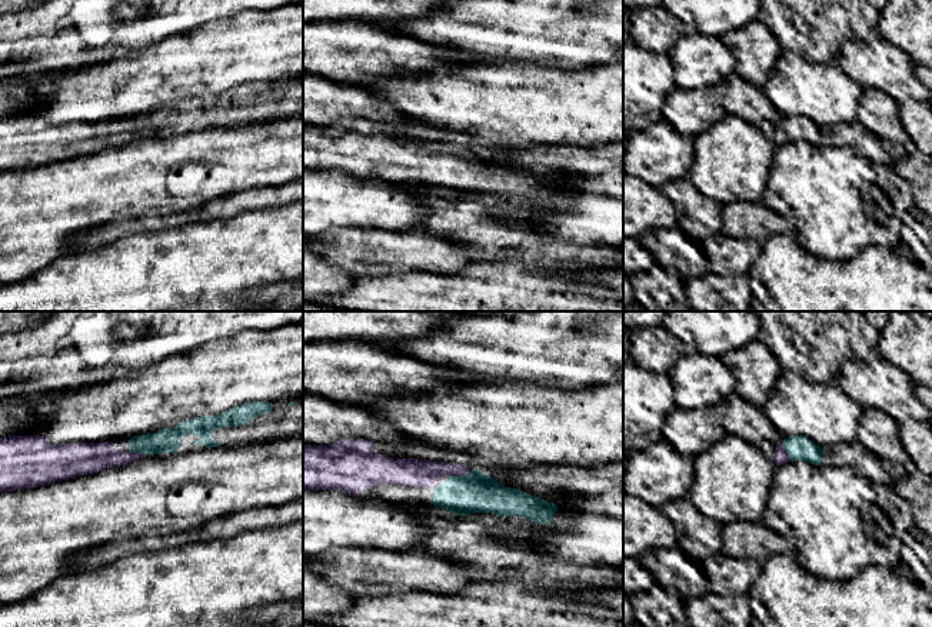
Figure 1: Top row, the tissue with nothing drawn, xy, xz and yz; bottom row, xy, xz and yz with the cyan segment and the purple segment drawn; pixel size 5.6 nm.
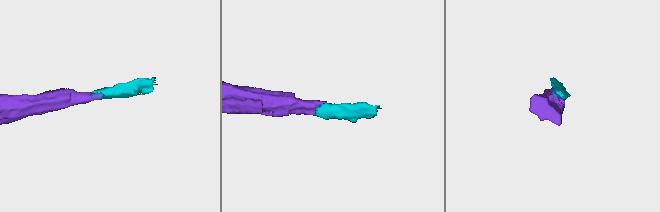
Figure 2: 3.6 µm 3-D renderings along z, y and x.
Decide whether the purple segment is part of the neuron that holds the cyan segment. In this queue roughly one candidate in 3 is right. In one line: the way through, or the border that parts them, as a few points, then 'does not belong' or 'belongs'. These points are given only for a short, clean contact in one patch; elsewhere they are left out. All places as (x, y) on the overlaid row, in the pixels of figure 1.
across xz (471, 493), (462, 484), (459, 476), (453, 470), (416, 473) | belongs

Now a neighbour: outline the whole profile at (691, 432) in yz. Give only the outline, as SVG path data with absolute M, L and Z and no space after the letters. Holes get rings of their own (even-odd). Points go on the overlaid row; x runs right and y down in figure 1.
M679 407L668 413L659 431L662 438L692 460L726 434L713 420L709 408L682 410Z

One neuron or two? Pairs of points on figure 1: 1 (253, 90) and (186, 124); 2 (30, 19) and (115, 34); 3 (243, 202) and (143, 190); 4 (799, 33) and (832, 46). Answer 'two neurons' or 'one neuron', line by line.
1: one neuron
2: one neuron
3: two neurons
4: one neuron

